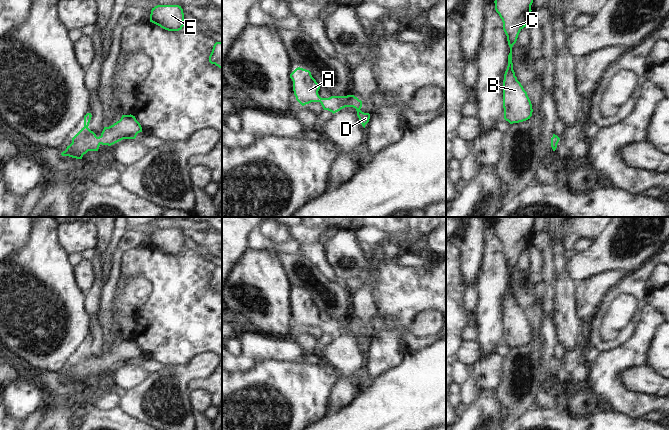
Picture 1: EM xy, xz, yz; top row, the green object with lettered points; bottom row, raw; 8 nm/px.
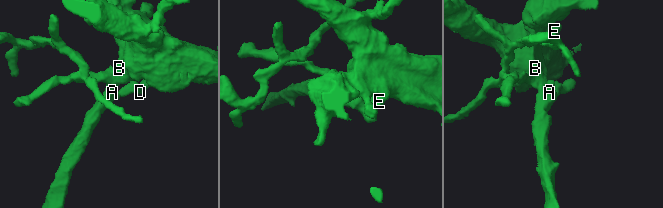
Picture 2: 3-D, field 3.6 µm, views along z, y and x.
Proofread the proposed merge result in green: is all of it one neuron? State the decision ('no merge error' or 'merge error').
no merge error

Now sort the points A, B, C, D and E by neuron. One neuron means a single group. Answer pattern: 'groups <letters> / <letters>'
groups A B C D E

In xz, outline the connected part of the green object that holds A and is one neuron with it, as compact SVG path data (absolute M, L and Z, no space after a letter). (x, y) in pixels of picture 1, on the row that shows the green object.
M300 67L290 74L290 78L293 81L293 91L296 100L302 106L311 102L320 102L324 110L328 110L333 114L345 107L353 107L356 109L359 121L364 128L369 122L370 114L360 110L362 101L354 95L321 98L318 94L320 86L312 77L311 72Z

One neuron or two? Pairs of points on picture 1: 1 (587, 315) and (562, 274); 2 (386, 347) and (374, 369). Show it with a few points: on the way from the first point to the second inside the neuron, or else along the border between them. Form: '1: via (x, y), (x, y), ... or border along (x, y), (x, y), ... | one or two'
1: border along (579, 282), (575, 288), (575, 311), (578, 318) | two
2: via (384, 352), (376, 364) | one

